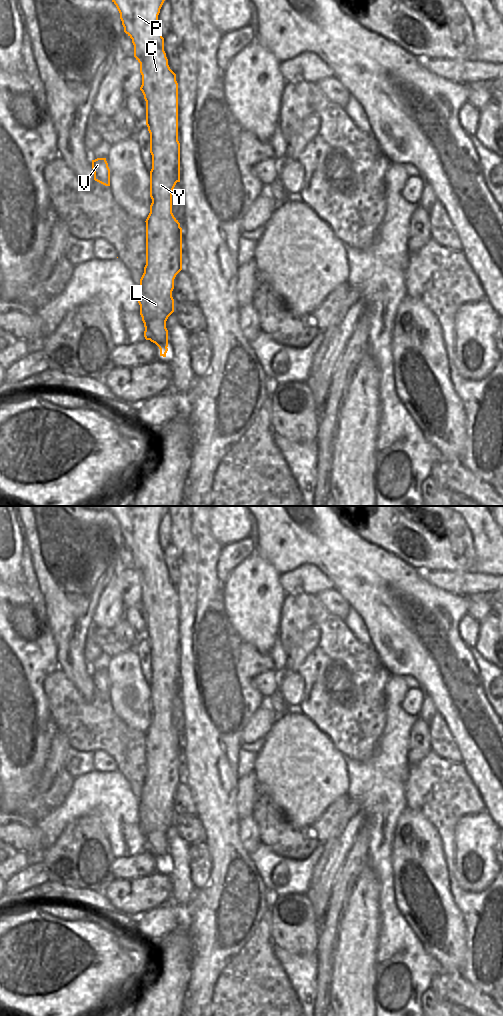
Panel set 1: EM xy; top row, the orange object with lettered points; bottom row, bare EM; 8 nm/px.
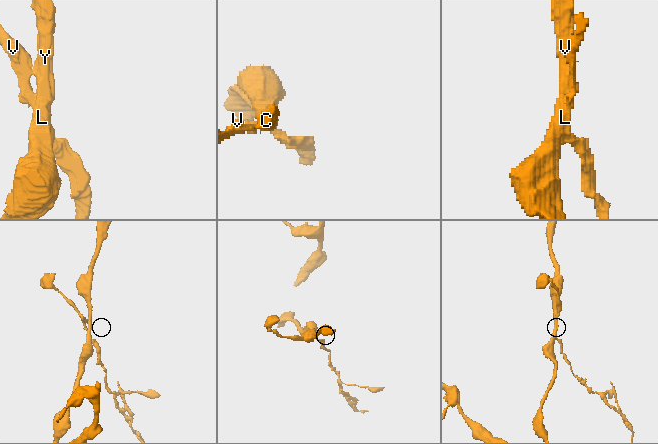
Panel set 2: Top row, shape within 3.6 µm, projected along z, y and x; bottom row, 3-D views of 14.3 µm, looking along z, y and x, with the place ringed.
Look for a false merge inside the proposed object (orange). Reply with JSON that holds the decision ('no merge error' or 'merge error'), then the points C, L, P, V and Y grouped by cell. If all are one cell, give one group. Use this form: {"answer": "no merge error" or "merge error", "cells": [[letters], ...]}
{"answer": "merge error", "cells": [["C", "L", "P", "Y"], ["V"]]}

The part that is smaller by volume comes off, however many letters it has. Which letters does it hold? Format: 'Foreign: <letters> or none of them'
Foreign: V

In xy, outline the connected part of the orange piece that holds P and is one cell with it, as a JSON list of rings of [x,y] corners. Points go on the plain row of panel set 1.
[[[83,506],[91,510],[109,510],[117,519],[124,544],[132,551],[134,569],[140,575],[142,597],[140,602],[146,613],[146,637],[150,645],[150,665],[152,667],[152,681],[150,683],[150,725],[146,731],[146,777],[138,798],[138,815],[140,827],[144,835],[144,849],[150,852],[152,841],[150,833],[152,827],[165,834],[174,824],[174,791],[182,782],[182,740],[172,725],[172,703],[177,694],[180,694],[180,655],[178,653],[178,595],[176,586],[170,581],[164,563],[164,550],[158,541],[158,527],[168,506]]]

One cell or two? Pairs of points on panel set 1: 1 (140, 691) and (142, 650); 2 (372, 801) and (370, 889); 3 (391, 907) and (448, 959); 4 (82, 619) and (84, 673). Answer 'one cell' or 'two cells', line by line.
1: two cells
2: two cells
3: two cells
4: one cell

